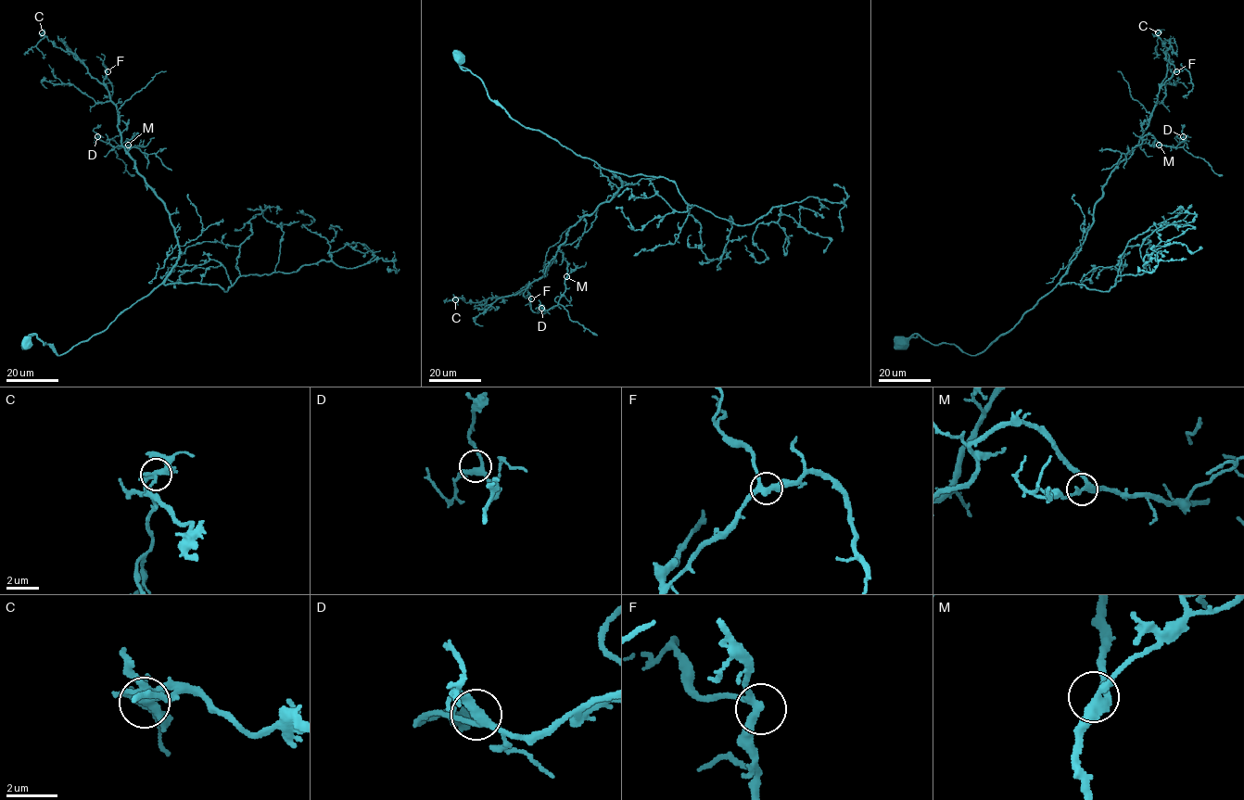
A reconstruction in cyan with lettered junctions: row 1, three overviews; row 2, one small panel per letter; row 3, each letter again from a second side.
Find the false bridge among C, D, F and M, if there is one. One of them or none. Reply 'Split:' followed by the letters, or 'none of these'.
Split: C

